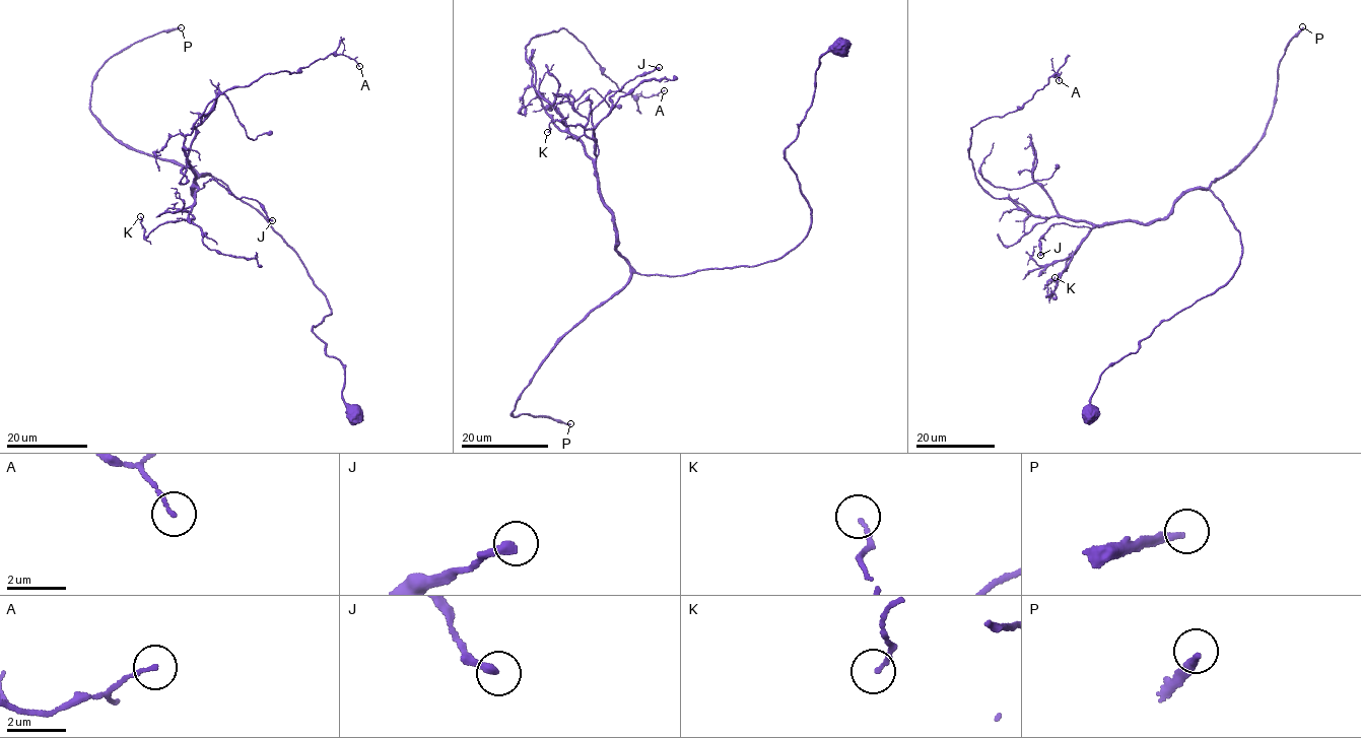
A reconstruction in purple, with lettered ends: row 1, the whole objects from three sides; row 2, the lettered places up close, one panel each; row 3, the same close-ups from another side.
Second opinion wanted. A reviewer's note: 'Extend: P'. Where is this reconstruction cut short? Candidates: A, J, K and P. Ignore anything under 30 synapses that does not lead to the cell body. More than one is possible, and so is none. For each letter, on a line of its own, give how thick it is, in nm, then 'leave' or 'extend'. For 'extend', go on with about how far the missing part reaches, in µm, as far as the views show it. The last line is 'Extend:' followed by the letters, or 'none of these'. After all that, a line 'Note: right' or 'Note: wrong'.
A: calibre 130 nm; leave
J: calibre 300 nm; leave
K: calibre 130 nm; leave
P: calibre 220 nm; extend; missing 200 µm
Extend: P
Note: right

